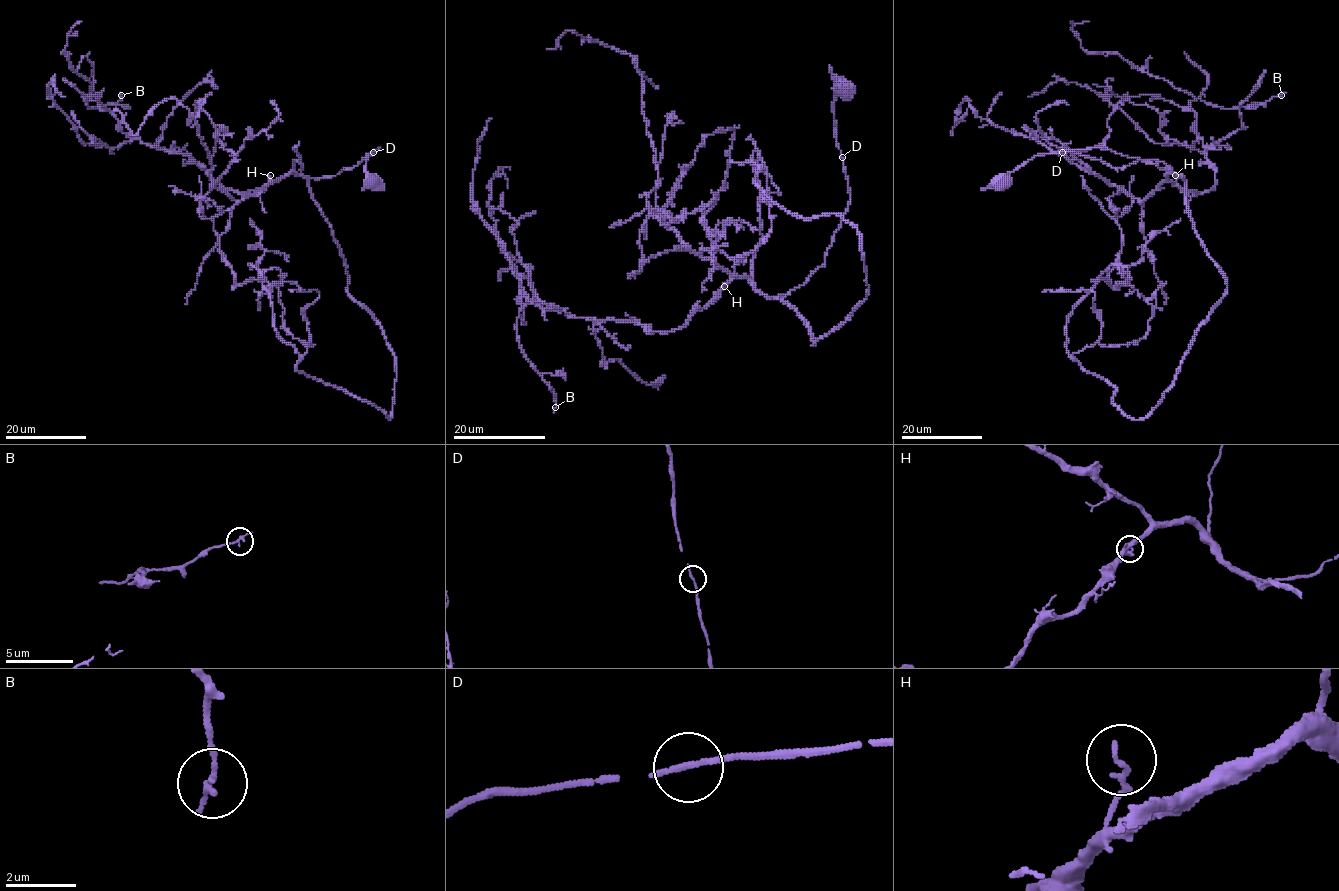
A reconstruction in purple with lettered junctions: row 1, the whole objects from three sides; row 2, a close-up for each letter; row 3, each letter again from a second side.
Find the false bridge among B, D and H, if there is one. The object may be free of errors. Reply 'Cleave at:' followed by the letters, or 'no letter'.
Cleave at: no letter

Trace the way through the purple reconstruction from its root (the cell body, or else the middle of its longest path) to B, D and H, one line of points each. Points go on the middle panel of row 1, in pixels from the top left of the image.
B: (844, 86), (851, 200), (825, 262), (781, 296), (733, 278), (667, 332), (528, 302), (515, 330), (555, 407)
D: (844, 86), (834, 96), (832, 105), (836, 141), (841, 157)
H: (844, 86), (834, 96), (832, 111), (851, 200), (825, 262), (787, 295), (765, 296), (744, 276), (724, 286)

